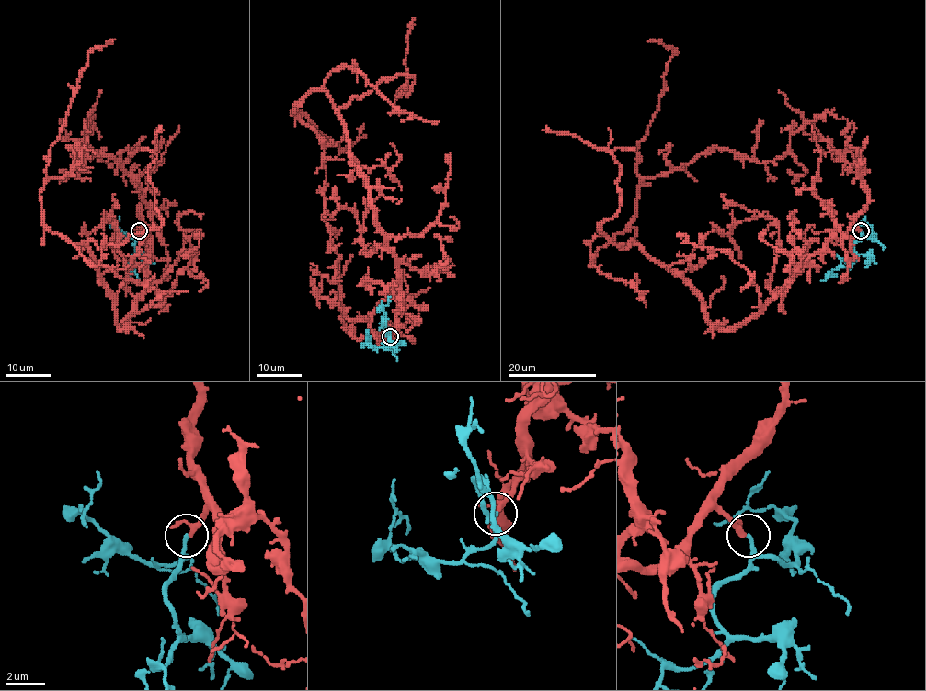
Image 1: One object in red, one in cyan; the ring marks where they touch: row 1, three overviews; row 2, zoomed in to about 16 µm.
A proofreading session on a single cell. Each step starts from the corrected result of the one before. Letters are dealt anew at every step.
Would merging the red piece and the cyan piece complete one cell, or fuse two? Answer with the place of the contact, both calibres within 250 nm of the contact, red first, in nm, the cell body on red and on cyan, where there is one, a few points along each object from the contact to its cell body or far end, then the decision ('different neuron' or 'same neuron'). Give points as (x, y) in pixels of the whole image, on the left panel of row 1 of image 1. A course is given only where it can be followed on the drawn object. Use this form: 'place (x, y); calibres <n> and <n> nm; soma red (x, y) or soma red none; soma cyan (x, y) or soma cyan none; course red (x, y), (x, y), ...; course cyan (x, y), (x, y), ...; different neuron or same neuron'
place (139, 231); calibres 200 and 200 nm; soma red none; soma cyan none; course red (140, 232), (146, 289), (119, 328), (91, 250), (42, 216), (72, 148), (88, 158), (90, 113), (100, 138); course cyan (139, 232), (134, 244), (136, 255), (131, 261), (134, 267), (130, 270), (140, 281); same neuron

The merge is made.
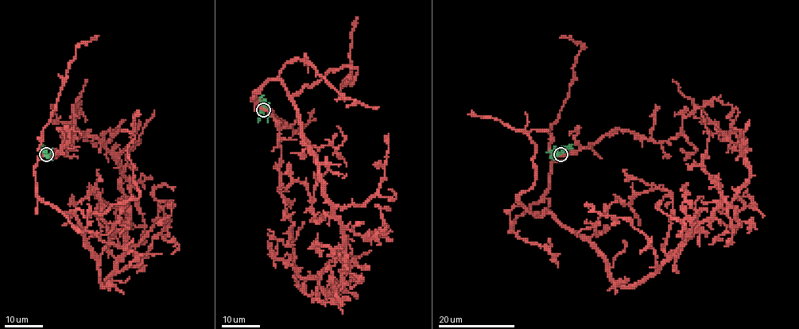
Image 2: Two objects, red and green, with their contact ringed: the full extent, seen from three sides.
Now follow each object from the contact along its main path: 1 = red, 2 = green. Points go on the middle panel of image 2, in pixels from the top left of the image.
1: (263, 109), (253, 96), (278, 79), (342, 223), (339, 299), (277, 259), (268, 241)
2: (263, 109), (262, 106), (257, 121)

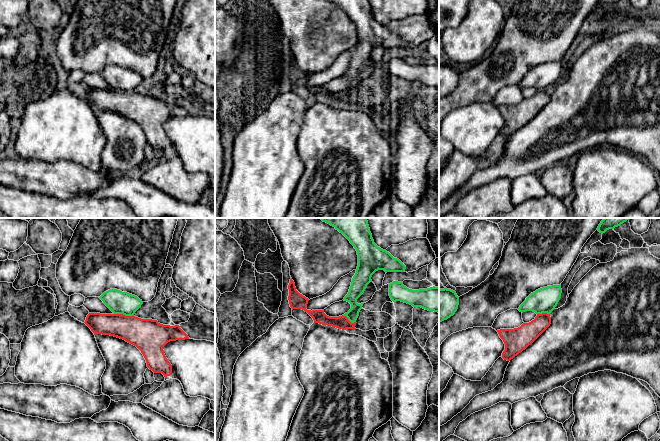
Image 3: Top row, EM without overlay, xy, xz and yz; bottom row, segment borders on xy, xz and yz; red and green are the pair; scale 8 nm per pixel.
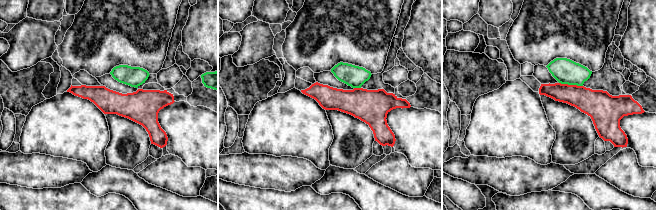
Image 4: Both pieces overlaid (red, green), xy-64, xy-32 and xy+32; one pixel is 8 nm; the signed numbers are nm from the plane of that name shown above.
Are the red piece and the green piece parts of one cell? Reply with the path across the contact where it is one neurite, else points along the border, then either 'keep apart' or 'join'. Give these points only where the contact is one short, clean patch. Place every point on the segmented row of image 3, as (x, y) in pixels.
border along xy (114, 313), (133, 315); keep apart

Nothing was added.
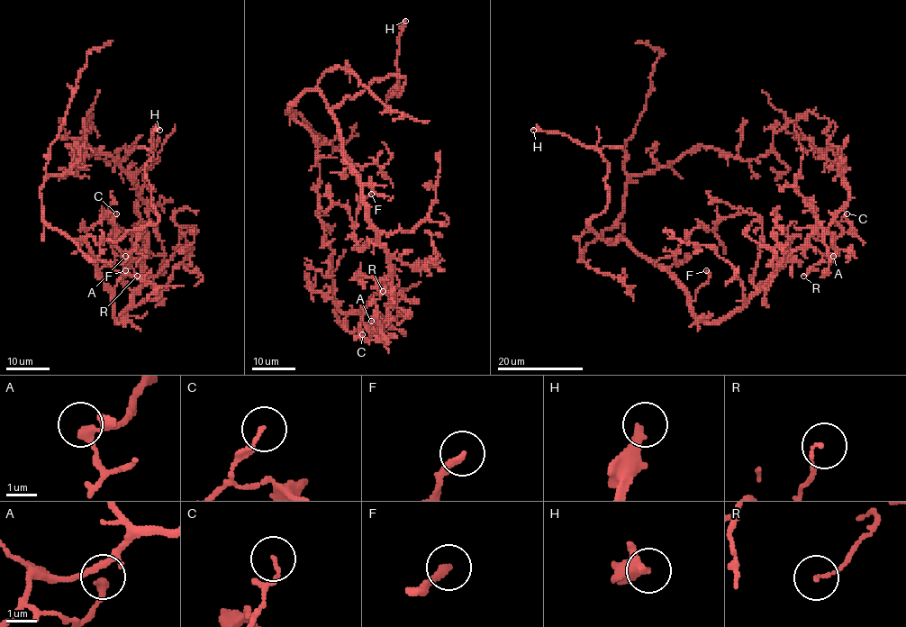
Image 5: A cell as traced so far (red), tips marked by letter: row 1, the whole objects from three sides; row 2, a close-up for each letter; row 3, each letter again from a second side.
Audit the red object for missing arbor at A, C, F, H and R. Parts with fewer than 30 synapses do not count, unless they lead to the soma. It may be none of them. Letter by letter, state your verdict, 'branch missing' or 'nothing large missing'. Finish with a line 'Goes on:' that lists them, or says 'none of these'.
A: nothing large missing
C: nothing large missing
F: branch missing
H: branch missing
R: nothing large missing
Goes on: F, H

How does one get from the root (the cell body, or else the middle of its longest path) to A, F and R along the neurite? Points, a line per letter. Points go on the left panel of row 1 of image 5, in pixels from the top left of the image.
A: (97, 264), (116, 322), (143, 280), (140, 222), (131, 239), (132, 261), (125, 256)
F: (97, 264), (97, 273), (107, 286), (111, 300), (111, 292), (125, 270)
R: (97, 264), (116, 322), (143, 280), (140, 222), (127, 265), (137, 276)

